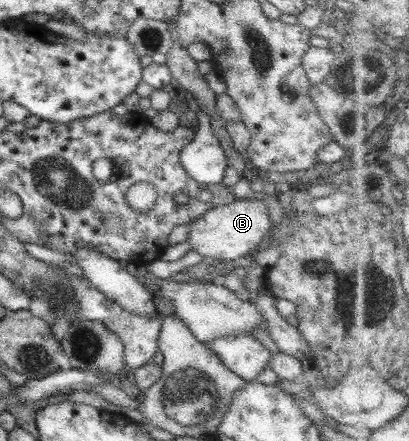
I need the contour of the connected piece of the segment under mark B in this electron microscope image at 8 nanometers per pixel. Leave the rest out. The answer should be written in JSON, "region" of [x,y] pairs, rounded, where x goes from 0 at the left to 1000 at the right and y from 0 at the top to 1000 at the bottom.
{"region":[[[584,454],[565,463],[545,465],[501,478],[487,494],[469,499],[455,546],[462,567],[472,567],[496,580],[545,592],[579,590],[628,569],[636,544],[653,535],[667,512],[653,488],[653,469],[645,458]]]}

